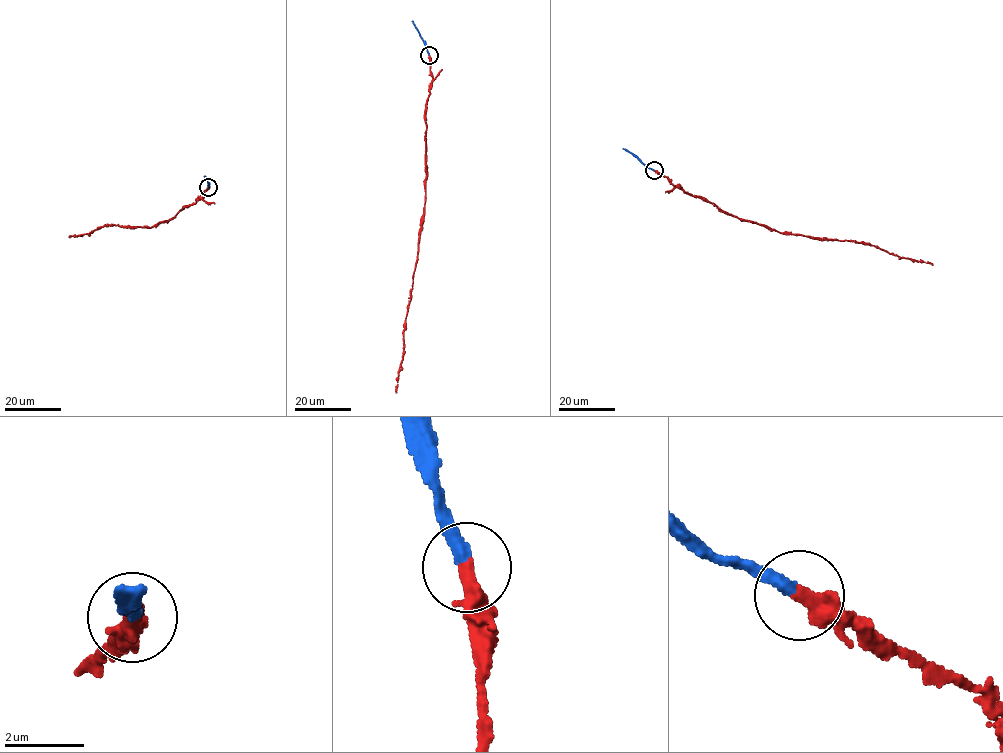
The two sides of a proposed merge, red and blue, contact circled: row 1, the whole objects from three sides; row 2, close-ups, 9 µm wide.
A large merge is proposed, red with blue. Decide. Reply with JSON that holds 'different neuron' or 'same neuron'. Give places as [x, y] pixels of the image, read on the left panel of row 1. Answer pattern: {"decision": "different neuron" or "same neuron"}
{"decision": "same neuron"}

